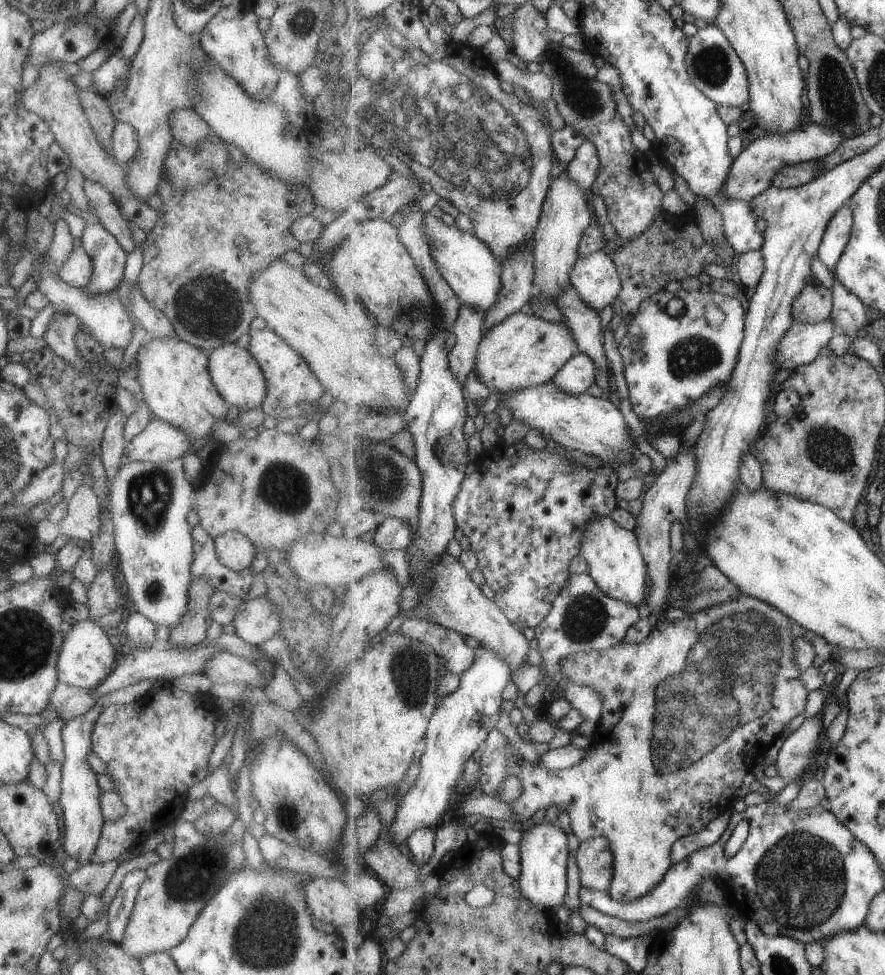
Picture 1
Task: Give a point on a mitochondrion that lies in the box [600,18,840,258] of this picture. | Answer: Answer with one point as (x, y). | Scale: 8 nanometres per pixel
(712, 66)

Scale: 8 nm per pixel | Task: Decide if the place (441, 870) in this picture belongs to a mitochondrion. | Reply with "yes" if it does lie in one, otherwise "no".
no

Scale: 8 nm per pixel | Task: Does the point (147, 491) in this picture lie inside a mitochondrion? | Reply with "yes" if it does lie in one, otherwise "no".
yes

